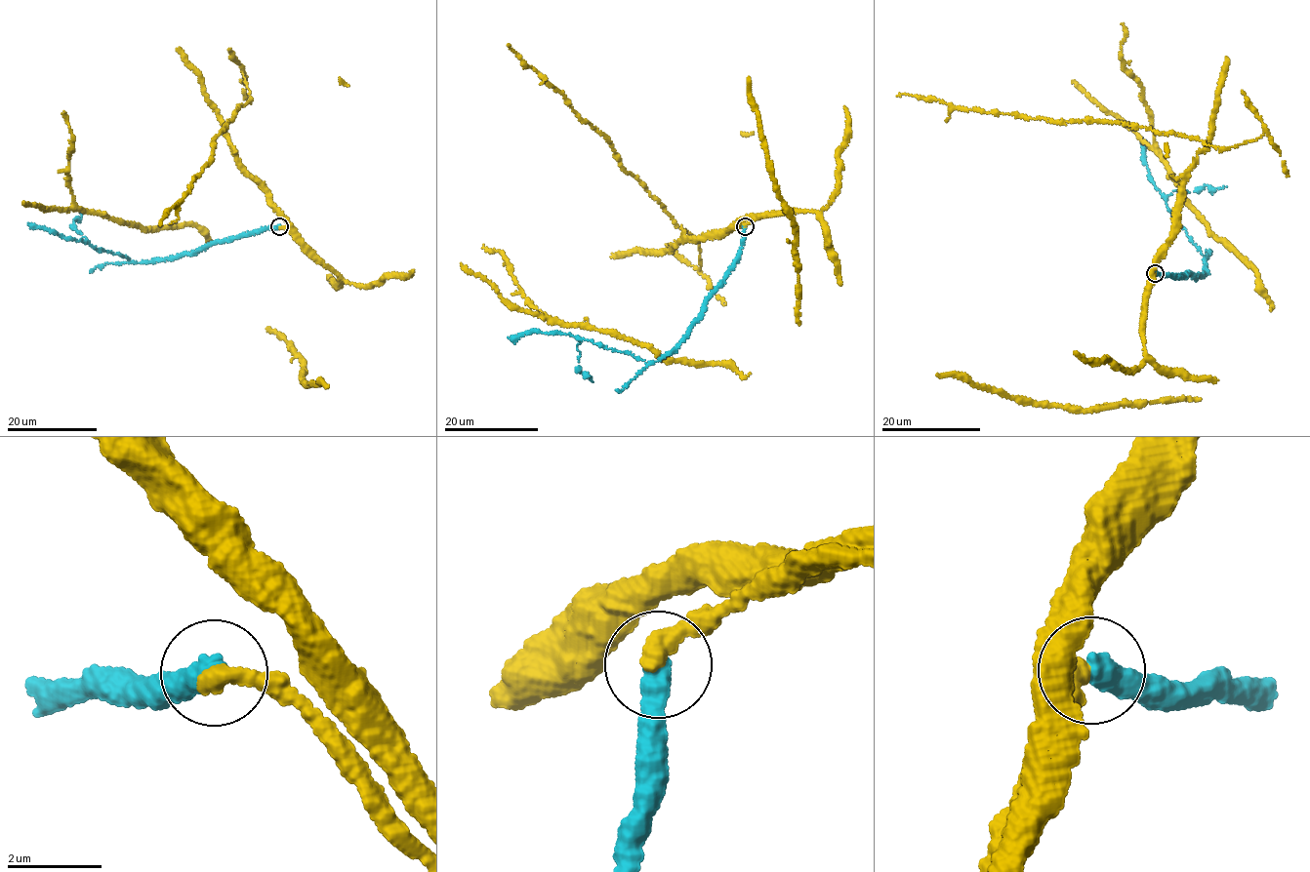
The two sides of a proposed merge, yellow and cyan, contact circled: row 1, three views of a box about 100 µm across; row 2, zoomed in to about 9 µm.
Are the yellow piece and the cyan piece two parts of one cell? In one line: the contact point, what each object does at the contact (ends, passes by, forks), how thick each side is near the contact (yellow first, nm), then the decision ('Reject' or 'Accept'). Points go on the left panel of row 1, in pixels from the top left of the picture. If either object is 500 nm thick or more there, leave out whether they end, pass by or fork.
Place: (279, 226). Thickness 480 nm (yellow) against 550 nm. Accept

